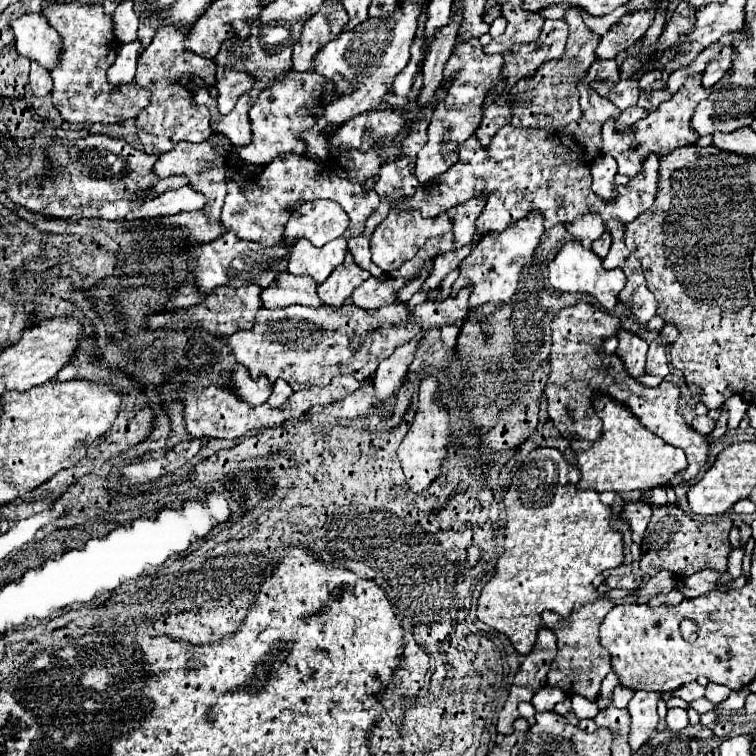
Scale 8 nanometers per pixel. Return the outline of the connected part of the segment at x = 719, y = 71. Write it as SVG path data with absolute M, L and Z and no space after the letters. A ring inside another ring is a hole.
M728 48L726 52L722 52L714 62L708 64L708 68L704 70L704 78L702 78L702 86L704 88L710 88L712 84L716 84L728 70L728 62L736 58L736 50L734 48Z

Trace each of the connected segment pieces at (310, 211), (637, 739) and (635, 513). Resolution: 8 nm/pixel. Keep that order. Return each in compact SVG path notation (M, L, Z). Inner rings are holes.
M332 200L304 202L288 220L286 244L306 238L314 246L322 246L348 230L350 218L340 204Z
M636 690L632 700L628 702L628 712L632 716L632 724L630 724L630 748L632 748L632 752L636 752L658 726L658 714L656 714L658 698L660 696L654 692Z
M638 500L638 502L628 502L624 506L624 518L630 520L630 528L632 528L632 540L634 544L642 542L642 536L646 532L646 526L650 522L652 516L652 506Z

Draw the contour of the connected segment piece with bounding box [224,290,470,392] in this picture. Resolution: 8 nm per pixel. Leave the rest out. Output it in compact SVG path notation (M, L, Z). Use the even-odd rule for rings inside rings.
M468 290L458 296L450 296L442 302L424 302L414 306L412 312L404 304L396 302L378 310L362 310L354 304L344 304L342 308L330 306L286 306L278 310L260 308L256 312L256 322L250 330L238 330L224 338L230 346L232 356L238 364L244 364L250 376L266 374L270 384L284 378L296 392L308 390L312 386L326 386L338 374L351 374L356 380L366 380L378 368L378 364L392 356L396 346L406 344L420 332L428 328L440 328L444 324L458 324L468 314ZM358 336L362 348L352 352L348 340Z

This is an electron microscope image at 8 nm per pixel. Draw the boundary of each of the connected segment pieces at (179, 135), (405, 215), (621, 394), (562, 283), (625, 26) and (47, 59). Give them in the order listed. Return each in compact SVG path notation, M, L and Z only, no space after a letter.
M170 26L170 28L158 28L154 40L150 46L140 54L138 58L138 70L136 70L136 84L152 94L150 104L140 110L136 116L136 128L138 138L142 144L142 152L152 156L166 154L176 142L188 140L188 142L206 142L206 138L212 136L212 128L208 124L210 116L208 110L198 110L198 106L192 102L190 90L180 84L184 76L198 76L206 84L214 86L216 80L216 66L212 60L194 56L192 52L186 52L182 48L182 36L190 32L192 26Z
M390 212L374 230L370 238L370 252L374 264L378 264L384 272L398 270L406 260L412 260L418 248L424 246L426 240L446 234L452 230L452 220L448 214L438 214L436 218L422 218L420 212Z
M578 302L570 308L560 310L554 320L552 320L552 350L550 350L550 364L552 372L546 382L546 402L548 402L548 416L558 428L562 436L570 438L584 438L584 440L596 440L602 432L602 424L598 414L592 408L592 396L596 392L610 394L618 402L626 404L632 414L654 434L662 436L672 446L678 446L686 452L688 458L688 468L678 474L672 484L678 484L682 480L692 480L698 476L700 468L706 462L708 456L708 440L706 436L694 432L690 424L684 420L680 408L678 408L678 398L680 398L680 388L672 382L664 382L664 386L648 388L638 384L626 370L622 368L622 362L618 360L616 354L600 354L594 346L600 344L604 338L614 336L616 330L620 328L620 320L606 314L604 310L588 304L588 302Z
M568 242L568 244L564 244L560 248L556 258L550 262L550 284L558 292L584 292L584 294L592 294L608 312L612 312L616 308L616 304L618 304L616 296L618 296L618 292L626 284L626 276L618 268L606 270L602 266L602 260L590 248L584 248L578 242Z
M648 8L644 12L626 14L618 24L614 24L614 28L610 28L606 36L602 36L596 48L596 58L598 60L614 58L618 52L632 46L638 38L644 36L652 20L654 20L654 8Z
M26 14L16 18L10 26L16 34L16 50L20 56L42 64L46 70L58 66L62 54L62 36L48 24L44 16Z

